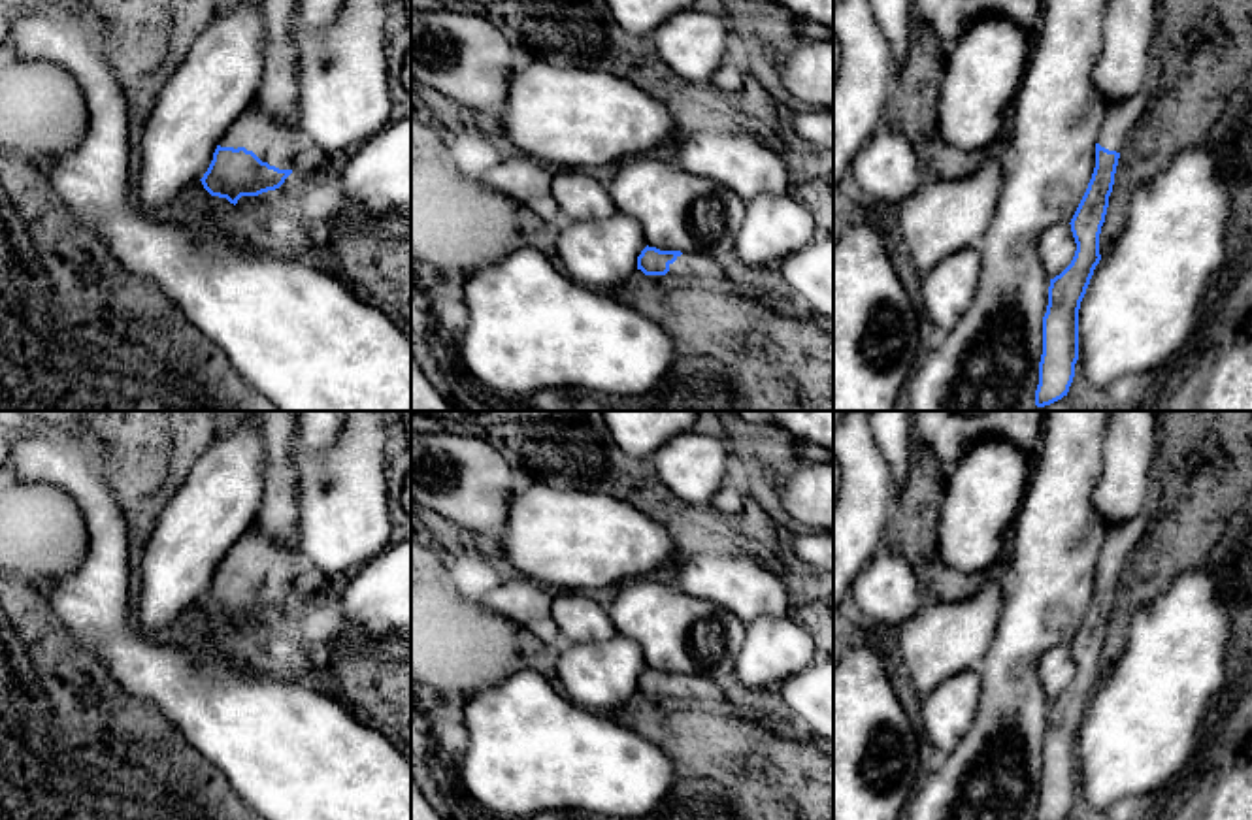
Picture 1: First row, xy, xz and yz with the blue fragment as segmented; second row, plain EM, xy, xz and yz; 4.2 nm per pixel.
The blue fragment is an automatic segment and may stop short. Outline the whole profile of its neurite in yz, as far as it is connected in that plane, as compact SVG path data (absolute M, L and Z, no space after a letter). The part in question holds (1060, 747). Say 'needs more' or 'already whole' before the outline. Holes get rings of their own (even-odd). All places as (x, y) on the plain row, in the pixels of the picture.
needs more | M1150 513L1112 526L1096 566L1096 590L1088 611L1071 641L1077 665L1071 686L1048 709L1043 739L1043 777L1035 820L1063 820L1075 799L1079 782L1079 731L1096 688L1101 682L1099 656L1105 645L1114 596L1126 564L1150 530Z

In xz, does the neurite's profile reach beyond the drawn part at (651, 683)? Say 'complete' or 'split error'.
split error

